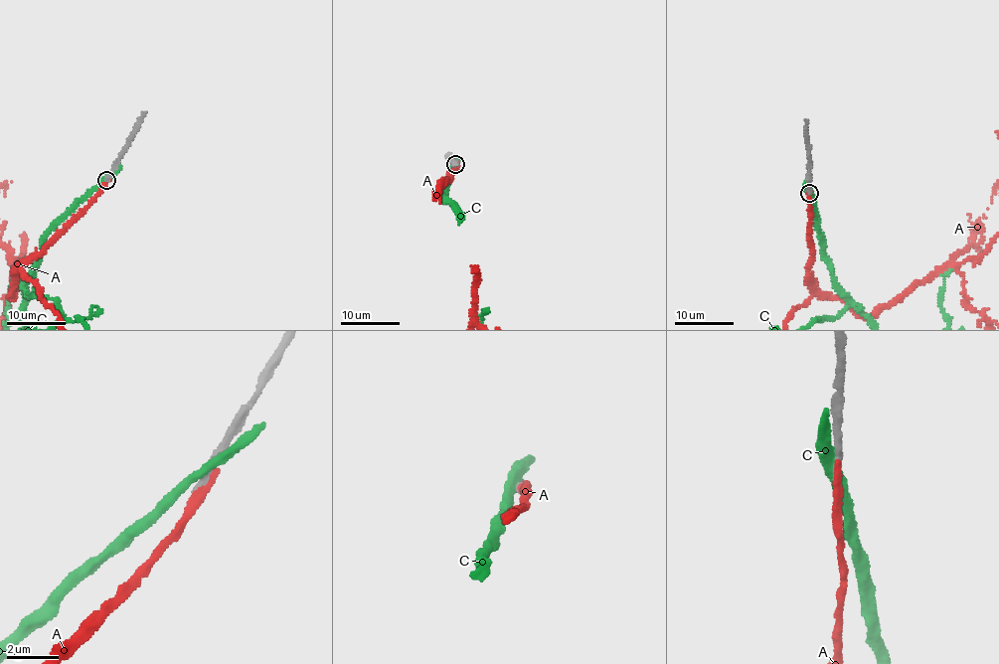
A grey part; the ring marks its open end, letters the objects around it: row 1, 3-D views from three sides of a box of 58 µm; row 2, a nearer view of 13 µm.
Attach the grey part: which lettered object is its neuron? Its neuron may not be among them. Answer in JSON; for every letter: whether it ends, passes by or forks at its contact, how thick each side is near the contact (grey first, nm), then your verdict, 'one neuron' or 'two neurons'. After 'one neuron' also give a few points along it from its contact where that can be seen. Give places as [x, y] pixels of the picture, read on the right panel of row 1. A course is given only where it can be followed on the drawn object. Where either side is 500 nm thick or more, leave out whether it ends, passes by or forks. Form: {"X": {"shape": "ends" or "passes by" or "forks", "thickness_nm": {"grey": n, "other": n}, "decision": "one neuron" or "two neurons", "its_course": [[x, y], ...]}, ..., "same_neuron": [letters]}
{"A": {"shape": "ends", "thickness_nm": {"grey": 320, "other": 320}, "decision": "one neuron"}, "C": {"shape": "passes by", "thickness_nm": {"grey": 360, "other": 400}, "decision": "two neurons"}, "same_neuron": ["A"]}

